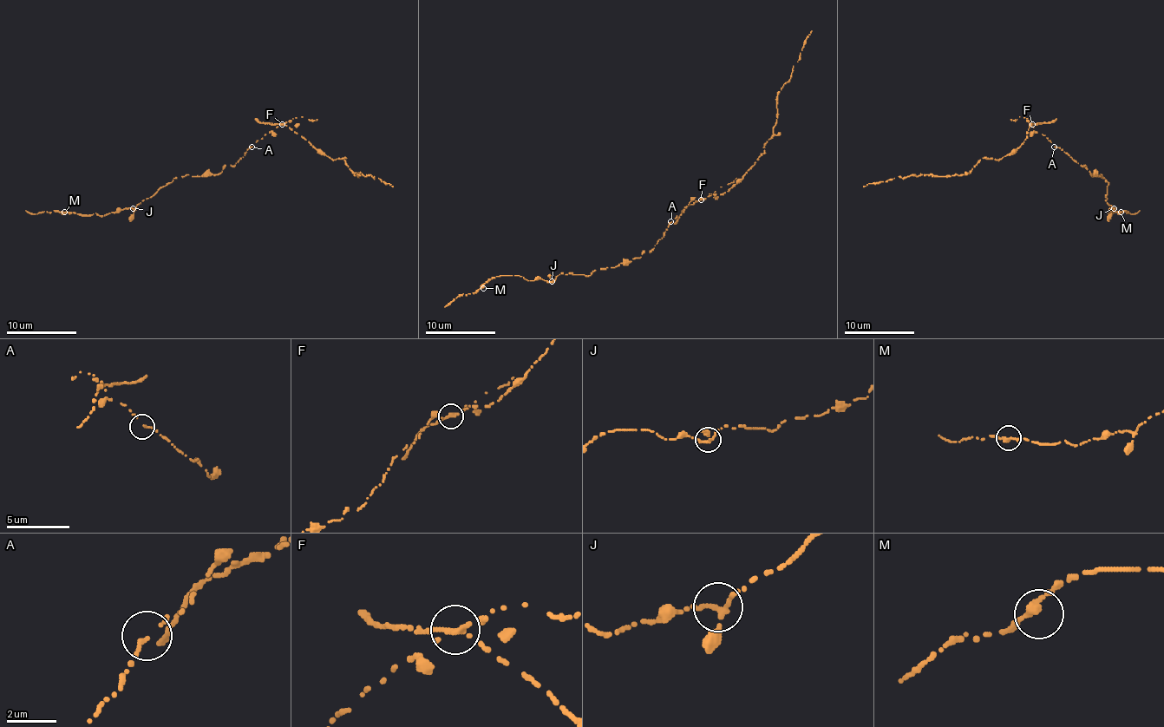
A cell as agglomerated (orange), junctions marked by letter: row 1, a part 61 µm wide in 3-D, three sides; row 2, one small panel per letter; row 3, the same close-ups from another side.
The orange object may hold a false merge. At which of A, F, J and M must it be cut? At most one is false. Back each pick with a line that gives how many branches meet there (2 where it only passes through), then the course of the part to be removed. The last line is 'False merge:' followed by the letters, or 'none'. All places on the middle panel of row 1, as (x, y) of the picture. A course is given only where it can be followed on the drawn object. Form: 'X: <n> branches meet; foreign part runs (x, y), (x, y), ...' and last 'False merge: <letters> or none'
F: 3 branches meet; foreign part runs (701, 200), (715, 193), (725, 193), (763, 149), (778, 118), (778, 94), (790, 78), (811, 30)
False merge: F

